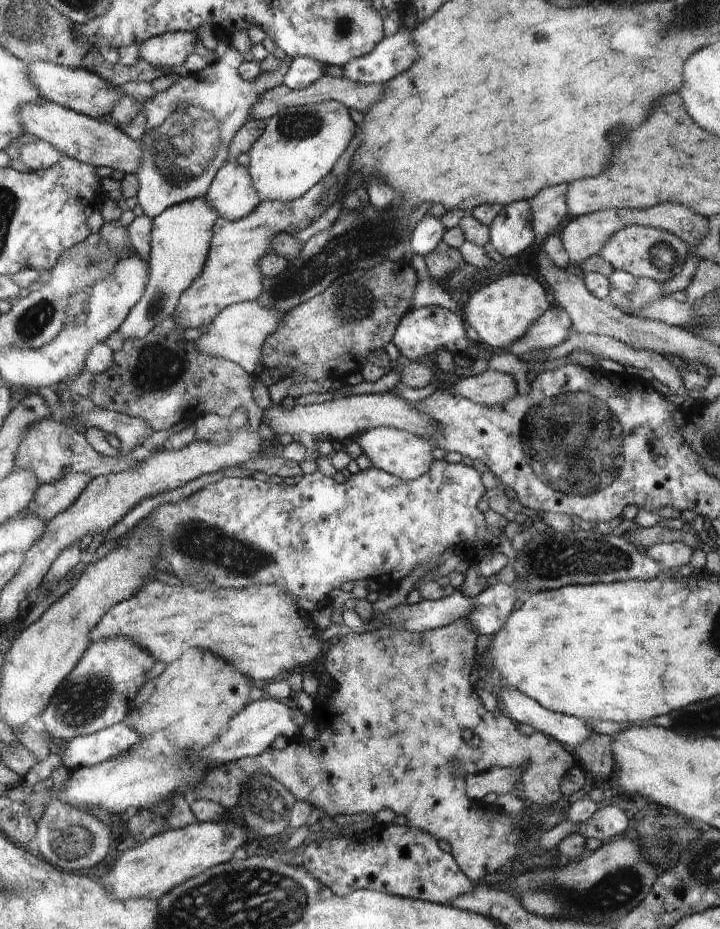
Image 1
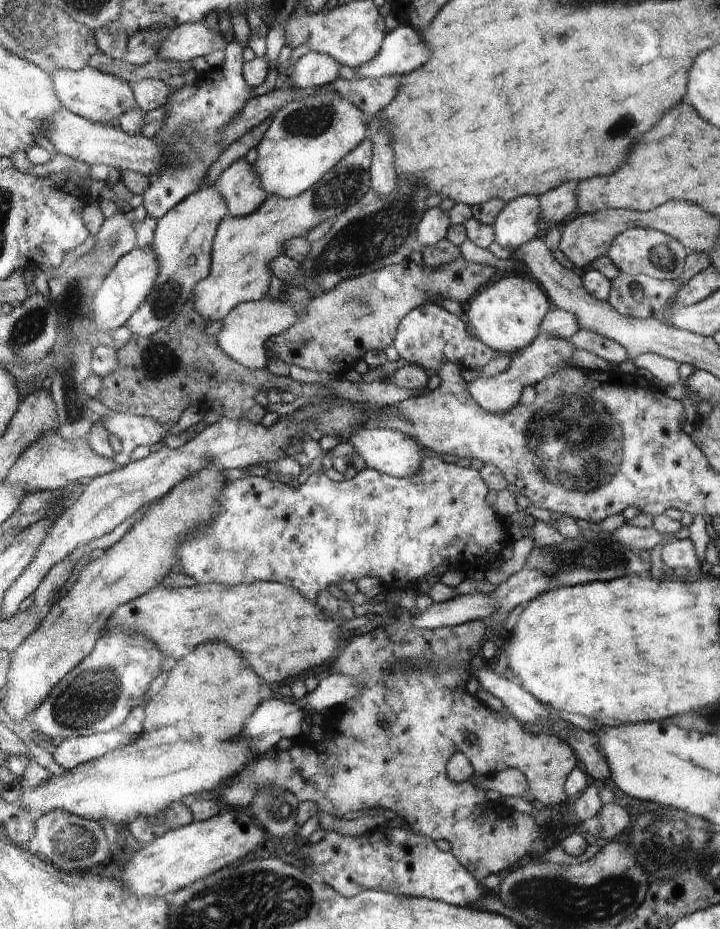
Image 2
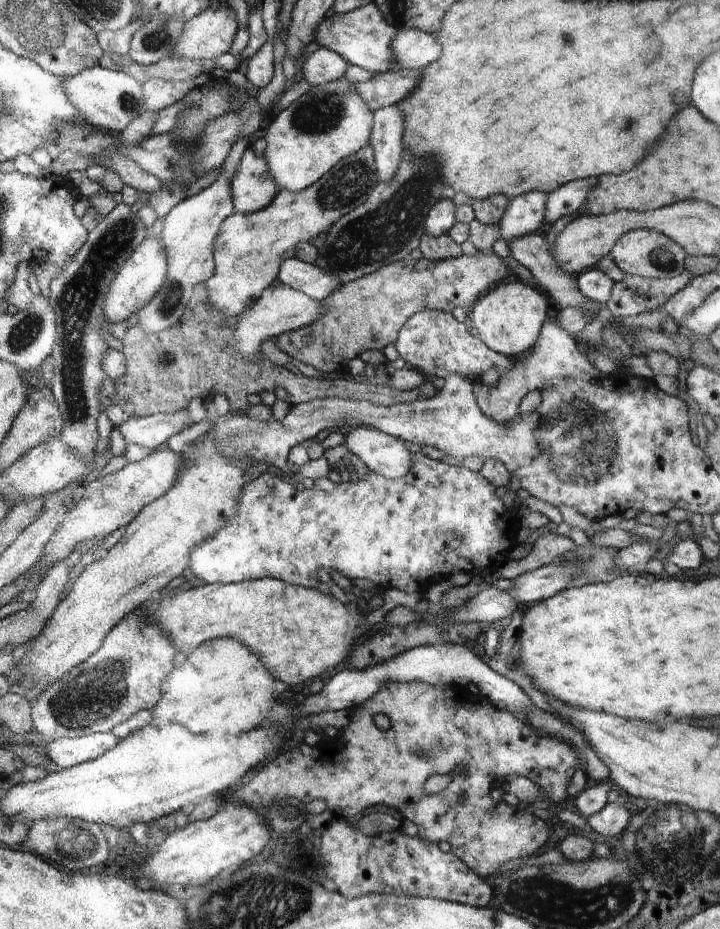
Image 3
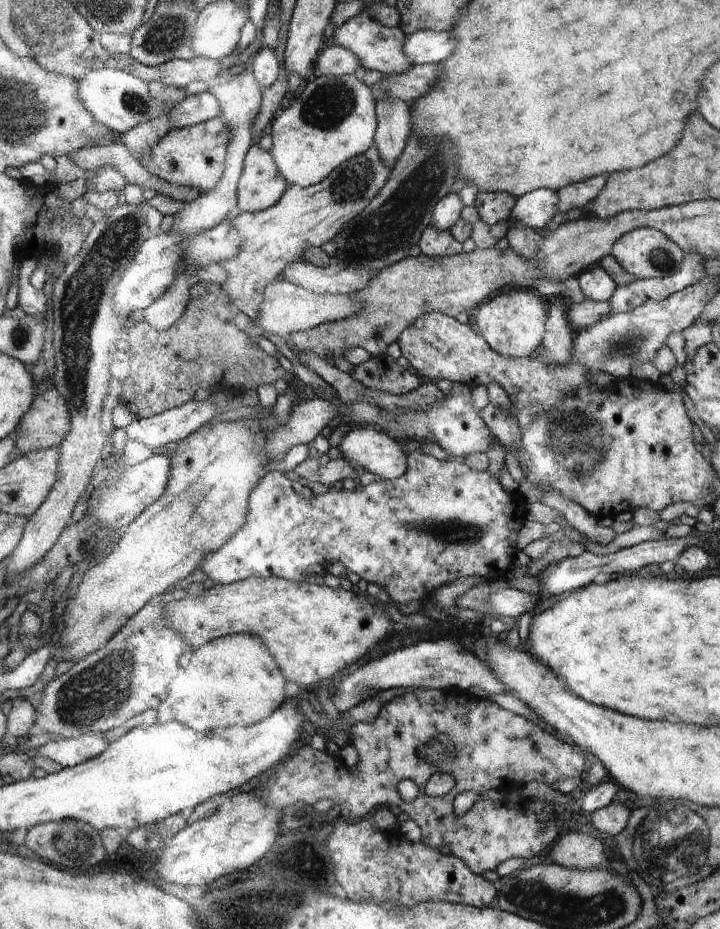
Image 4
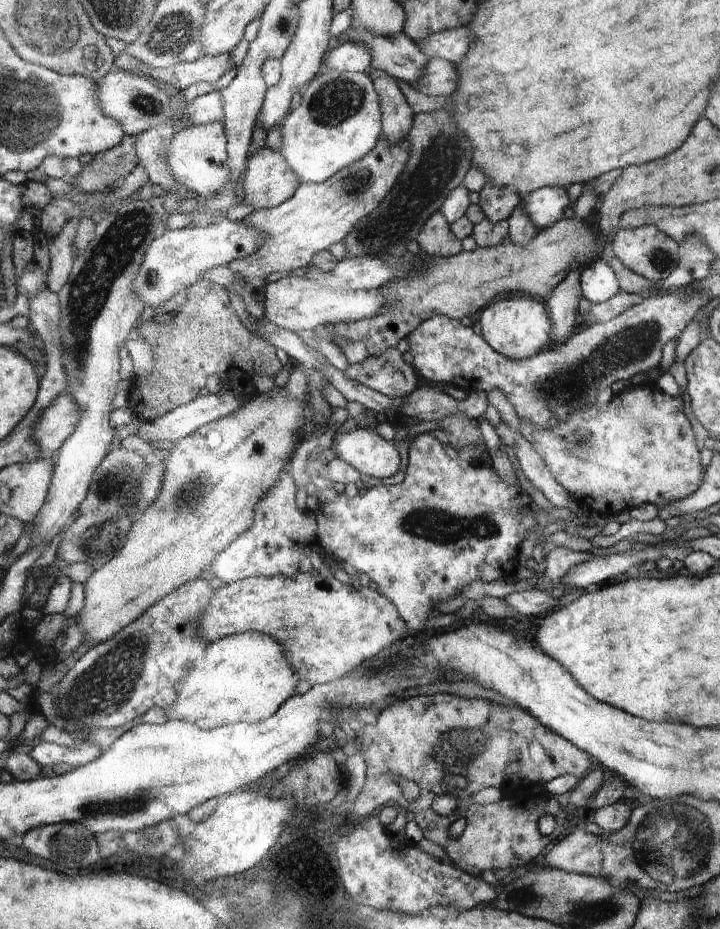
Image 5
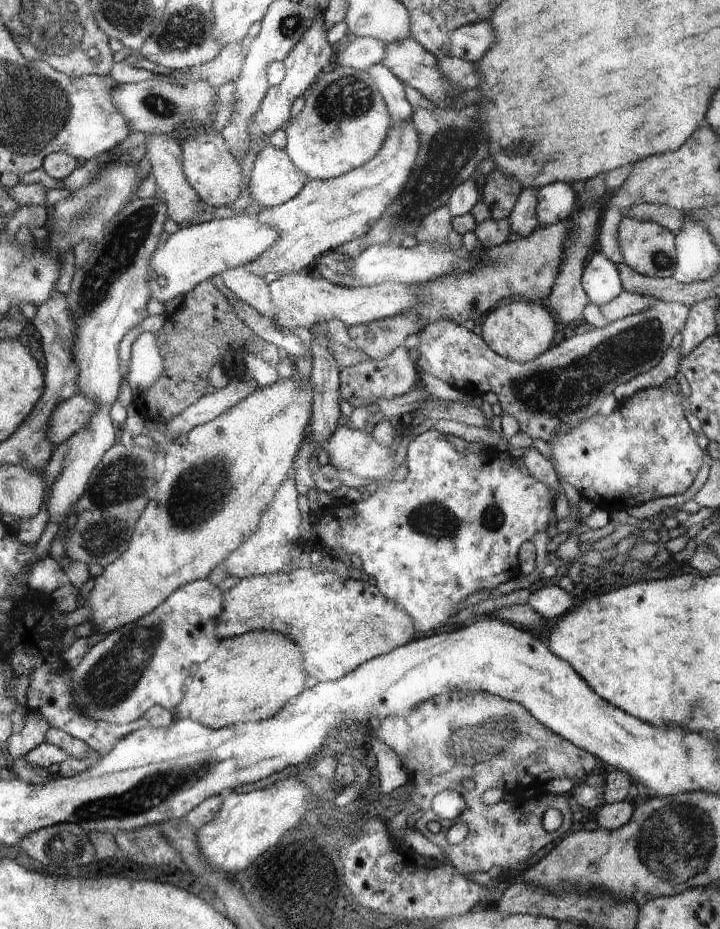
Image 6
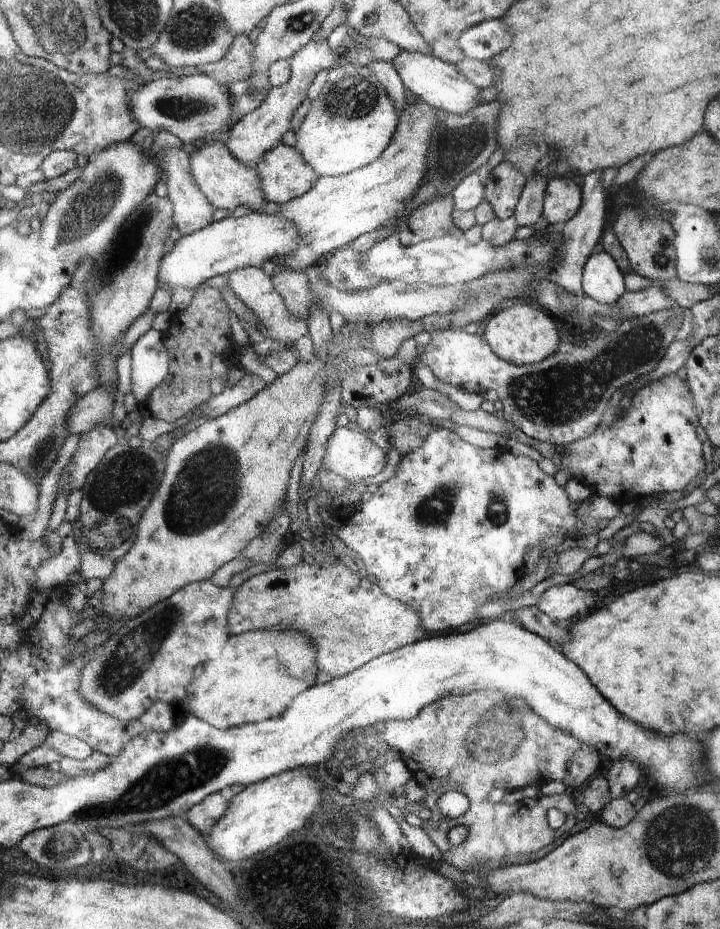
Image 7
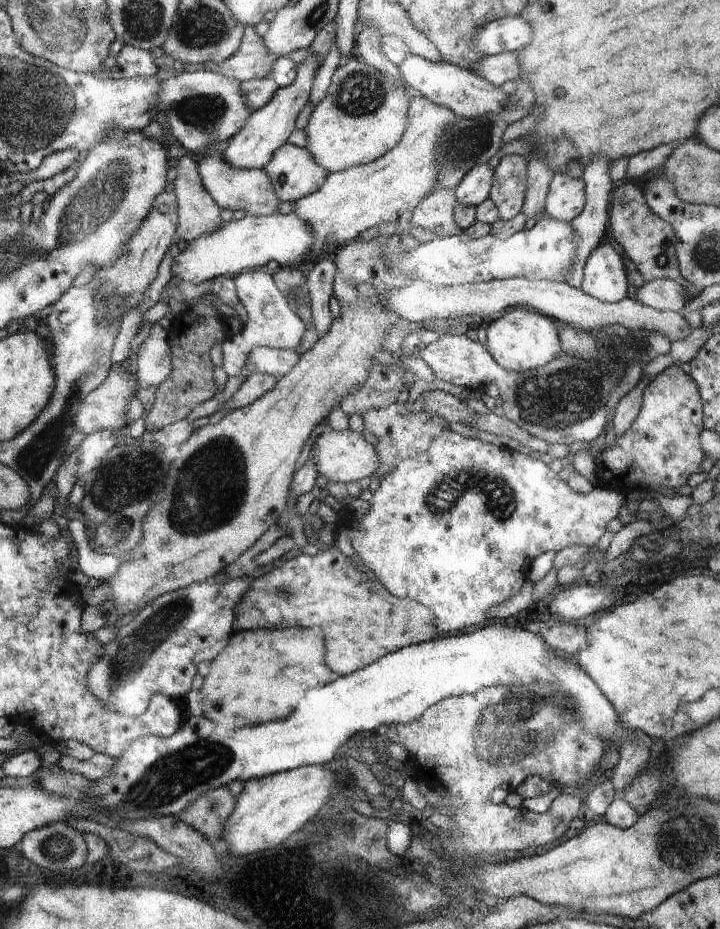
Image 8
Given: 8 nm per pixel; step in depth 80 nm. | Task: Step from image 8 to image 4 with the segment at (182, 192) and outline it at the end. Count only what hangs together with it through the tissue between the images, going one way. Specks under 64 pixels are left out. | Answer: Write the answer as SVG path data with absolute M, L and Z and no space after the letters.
M162 112L157 118L138 124L131 131L118 136L118 140L128 148L136 160L141 162L142 167L145 168L148 164L150 152L158 144L160 138L164 138L172 130L168 118L168 112Z

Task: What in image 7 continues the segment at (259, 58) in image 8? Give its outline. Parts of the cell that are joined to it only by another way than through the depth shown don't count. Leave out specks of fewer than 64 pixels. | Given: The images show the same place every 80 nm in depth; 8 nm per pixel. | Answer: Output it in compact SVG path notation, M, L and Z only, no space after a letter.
M246 33L236 35L227 55L210 64L209 75L225 85L249 79L253 75L253 46Z

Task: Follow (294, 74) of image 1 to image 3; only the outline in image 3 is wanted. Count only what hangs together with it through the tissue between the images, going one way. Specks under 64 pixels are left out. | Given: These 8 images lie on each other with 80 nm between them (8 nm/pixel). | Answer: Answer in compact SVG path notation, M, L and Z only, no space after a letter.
M317 46L316 50L304 58L300 64L300 77L306 77L312 85L319 85L336 79L344 78L344 72L348 68L347 60L344 60L337 52L328 47Z

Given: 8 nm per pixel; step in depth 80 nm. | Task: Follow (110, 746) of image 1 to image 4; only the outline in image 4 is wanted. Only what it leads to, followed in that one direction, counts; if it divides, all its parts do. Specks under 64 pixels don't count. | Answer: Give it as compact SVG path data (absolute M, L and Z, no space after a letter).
M87 733L76 739L52 738L48 744L31 753L48 758L66 768L101 756L108 746L110 740L106 740L102 734Z

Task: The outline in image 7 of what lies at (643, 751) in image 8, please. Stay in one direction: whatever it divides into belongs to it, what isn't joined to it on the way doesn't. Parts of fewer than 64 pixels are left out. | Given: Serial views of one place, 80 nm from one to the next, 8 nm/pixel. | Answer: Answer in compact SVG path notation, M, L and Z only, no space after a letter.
M632 759L615 760L609 769L609 799L626 799L640 780L641 766Z

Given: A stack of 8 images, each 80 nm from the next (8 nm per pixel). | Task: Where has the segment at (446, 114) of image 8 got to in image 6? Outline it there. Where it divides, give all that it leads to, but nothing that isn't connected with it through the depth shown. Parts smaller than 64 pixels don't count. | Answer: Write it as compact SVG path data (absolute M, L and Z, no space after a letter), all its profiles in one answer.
M412 117L399 122L390 132L388 140L383 144L383 148L374 159L340 175L333 179L312 179L305 185L302 191L294 199L287 200L280 206L267 207L260 212L256 218L261 223L268 223L271 227L278 227L281 232L280 240L276 242L258 259L252 263L245 264L246 271L258 273L263 276L267 272L291 273L292 271L308 271L314 268L316 260L332 251L336 251L338 246L350 242L355 238L360 238L369 227L378 220L389 205L403 196L407 190L411 179L415 176L417 156L421 148L421 138Z

